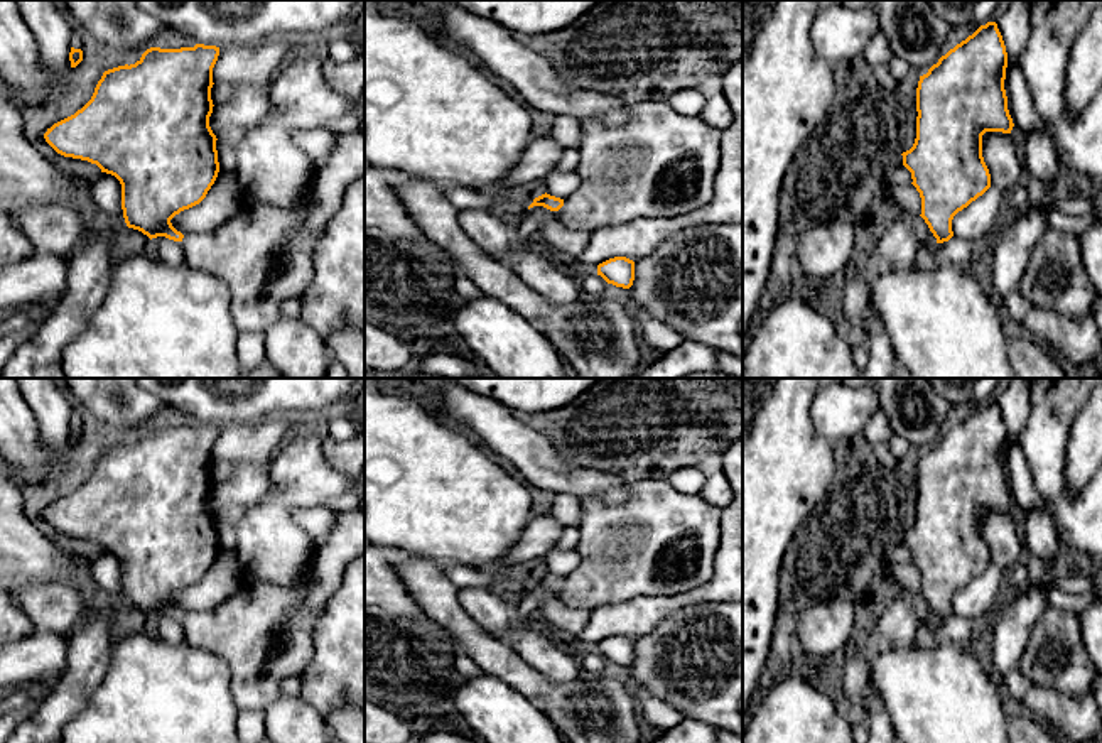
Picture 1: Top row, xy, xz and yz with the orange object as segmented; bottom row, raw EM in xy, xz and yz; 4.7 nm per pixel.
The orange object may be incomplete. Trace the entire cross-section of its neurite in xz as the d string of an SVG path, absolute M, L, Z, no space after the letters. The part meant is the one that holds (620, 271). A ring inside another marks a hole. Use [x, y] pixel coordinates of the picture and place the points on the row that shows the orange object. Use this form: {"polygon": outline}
{"polygon": "M614 257L597 265L597 275L608 284L629 289L635 280L635 262L626 257Z"}

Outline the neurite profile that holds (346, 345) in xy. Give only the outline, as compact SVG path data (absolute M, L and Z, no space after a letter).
M344 323L324 341L331 358L344 366L349 378L365 378L365 331Z

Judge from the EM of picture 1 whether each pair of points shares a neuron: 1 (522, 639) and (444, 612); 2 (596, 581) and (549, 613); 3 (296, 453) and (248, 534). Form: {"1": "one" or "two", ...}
{"1": "two", "2": "two", "3": "one"}

